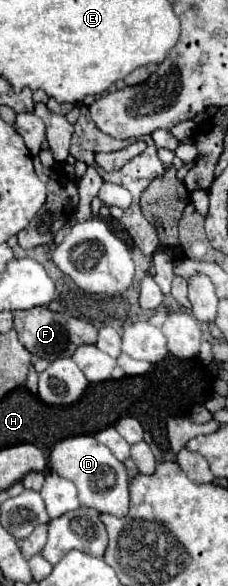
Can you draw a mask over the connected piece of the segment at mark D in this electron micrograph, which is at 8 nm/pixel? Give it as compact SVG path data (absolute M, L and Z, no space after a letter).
M73 436L55 444L49 456L51 470L59 476L71 480L79 490L81 506L95 508L99 512L107 512L113 516L127 516L129 512L129 476L127 468L121 460L113 456L113 452L97 442L93 436Z

